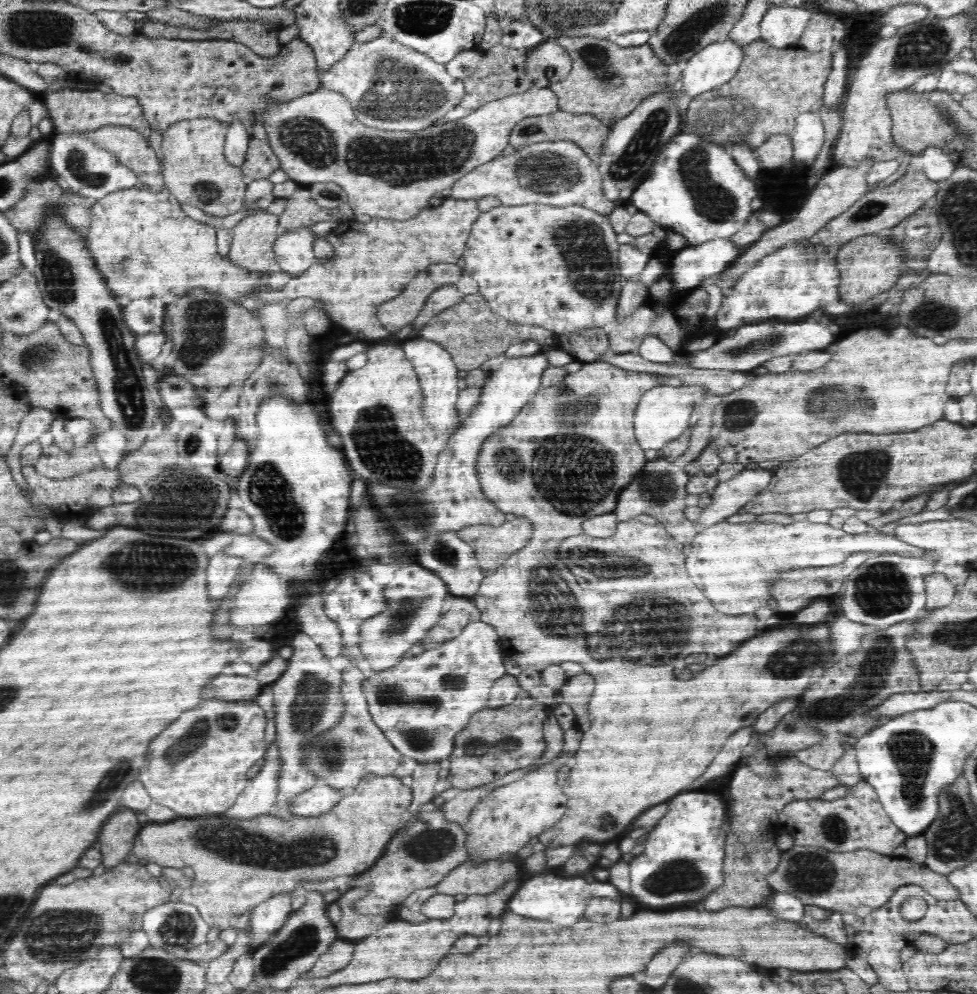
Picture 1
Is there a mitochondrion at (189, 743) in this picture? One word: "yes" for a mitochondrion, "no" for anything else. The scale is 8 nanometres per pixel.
yes

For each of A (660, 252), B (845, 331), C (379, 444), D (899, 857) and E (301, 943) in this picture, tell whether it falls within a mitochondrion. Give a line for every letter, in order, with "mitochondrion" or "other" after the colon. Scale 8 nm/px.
A: other
B: other
C: mitochondrion
D: other
E: mitochondrion

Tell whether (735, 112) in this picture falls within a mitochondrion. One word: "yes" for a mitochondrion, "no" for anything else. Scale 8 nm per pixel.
yes

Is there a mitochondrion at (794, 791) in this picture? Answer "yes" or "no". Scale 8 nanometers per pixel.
no

